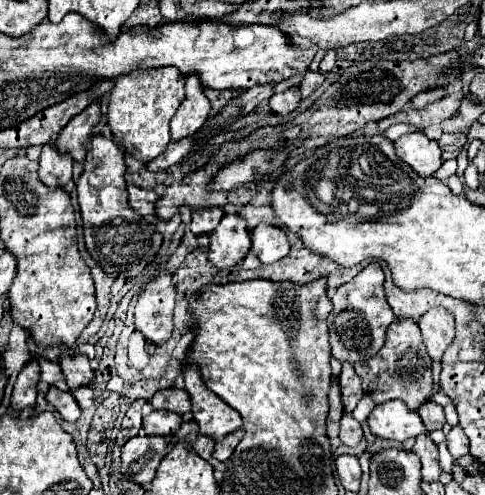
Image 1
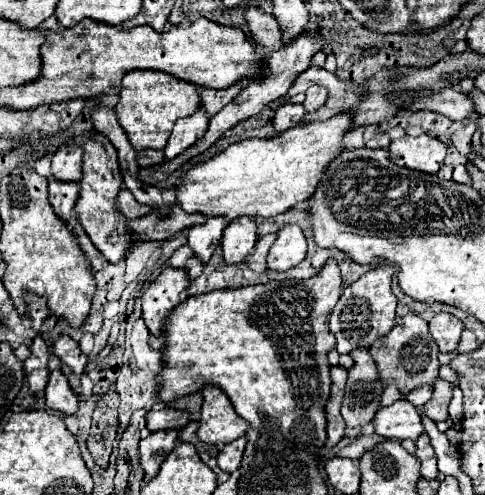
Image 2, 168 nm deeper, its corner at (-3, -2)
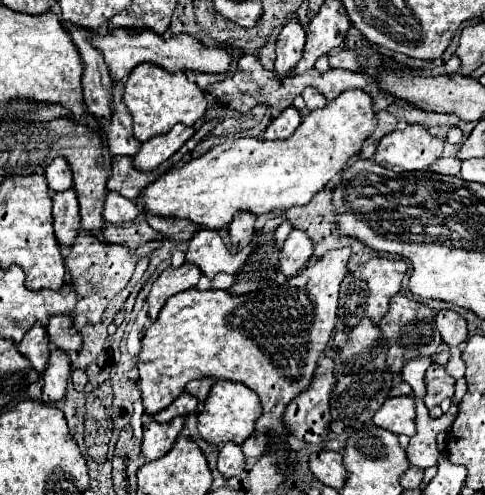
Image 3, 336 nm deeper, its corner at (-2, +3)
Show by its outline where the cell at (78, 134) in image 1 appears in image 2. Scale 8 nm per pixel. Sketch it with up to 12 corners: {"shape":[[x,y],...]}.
{"shape":[[78,144],[60,146],[52,176],[78,182],[84,152]]}

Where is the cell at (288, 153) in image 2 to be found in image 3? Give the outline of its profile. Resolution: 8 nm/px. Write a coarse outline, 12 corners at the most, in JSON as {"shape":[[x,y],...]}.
{"shape":[[345,89],[289,139],[241,137],[163,173],[151,215],[221,229],[305,205],[375,127]]}

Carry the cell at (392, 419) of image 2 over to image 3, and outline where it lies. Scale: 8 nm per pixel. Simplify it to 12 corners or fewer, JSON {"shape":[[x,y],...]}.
{"shape":[[389,397],[373,415],[377,427],[415,435],[411,397]]}

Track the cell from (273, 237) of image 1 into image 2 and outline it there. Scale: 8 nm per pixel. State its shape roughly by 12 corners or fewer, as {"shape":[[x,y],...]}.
{"shape":[[298,226],[276,232],[268,252],[270,270],[288,270],[306,256]]}

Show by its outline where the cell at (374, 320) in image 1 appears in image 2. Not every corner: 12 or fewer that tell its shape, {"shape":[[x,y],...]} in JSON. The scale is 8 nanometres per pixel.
{"shape":[[394,266],[346,286],[330,318],[336,350],[368,348],[396,324]]}

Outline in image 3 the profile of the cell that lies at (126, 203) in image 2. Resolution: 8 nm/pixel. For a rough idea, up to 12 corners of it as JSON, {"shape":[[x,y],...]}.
{"shape":[[109,193],[103,221],[125,223],[137,219],[141,209],[121,195]]}

